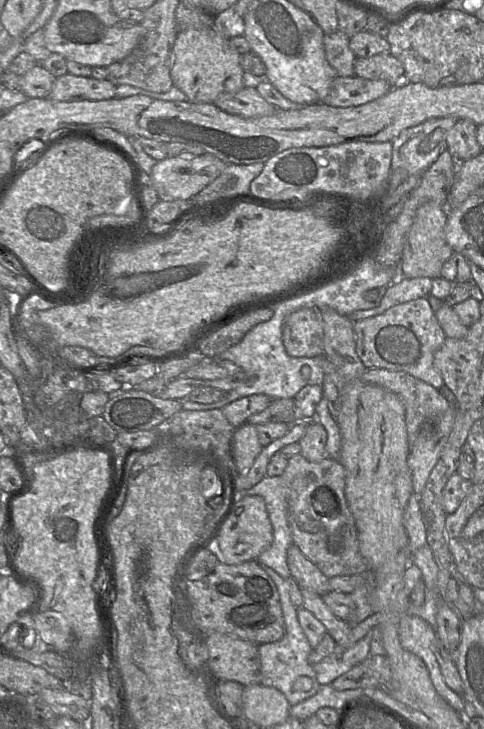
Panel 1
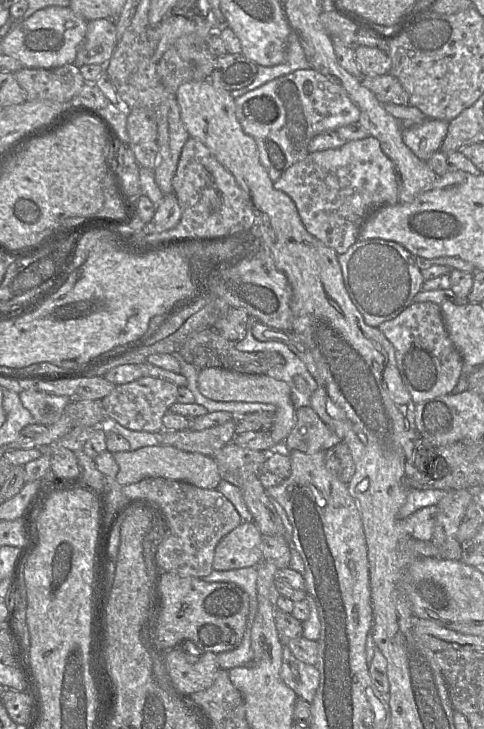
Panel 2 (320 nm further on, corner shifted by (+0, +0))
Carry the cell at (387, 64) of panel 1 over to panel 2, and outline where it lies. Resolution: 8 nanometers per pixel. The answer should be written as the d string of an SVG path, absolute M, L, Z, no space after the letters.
M392 74L363 75L363 86L372 91L379 102L408 106L410 98L400 81Z

